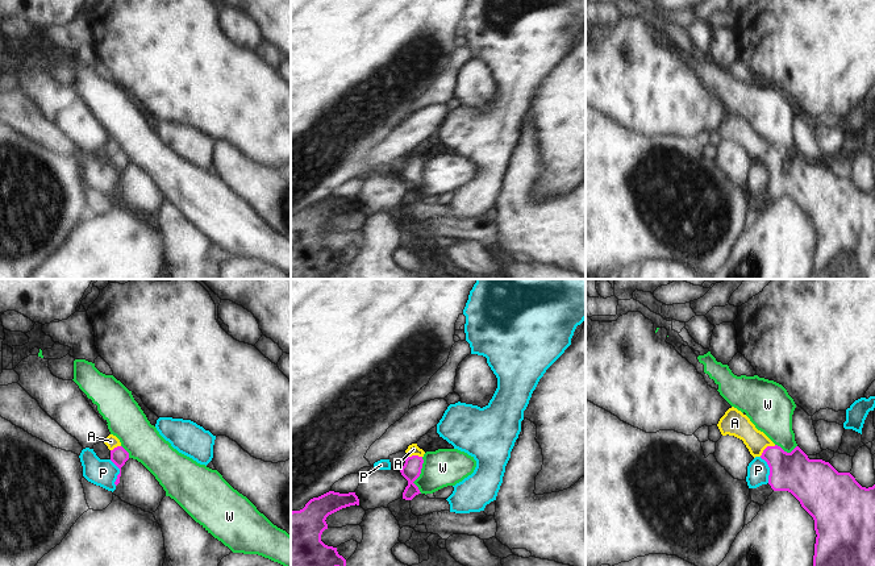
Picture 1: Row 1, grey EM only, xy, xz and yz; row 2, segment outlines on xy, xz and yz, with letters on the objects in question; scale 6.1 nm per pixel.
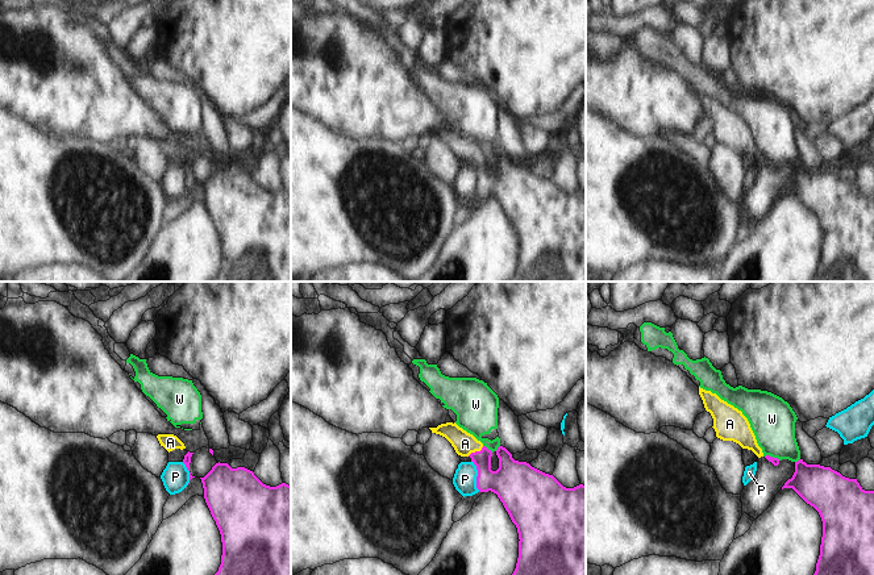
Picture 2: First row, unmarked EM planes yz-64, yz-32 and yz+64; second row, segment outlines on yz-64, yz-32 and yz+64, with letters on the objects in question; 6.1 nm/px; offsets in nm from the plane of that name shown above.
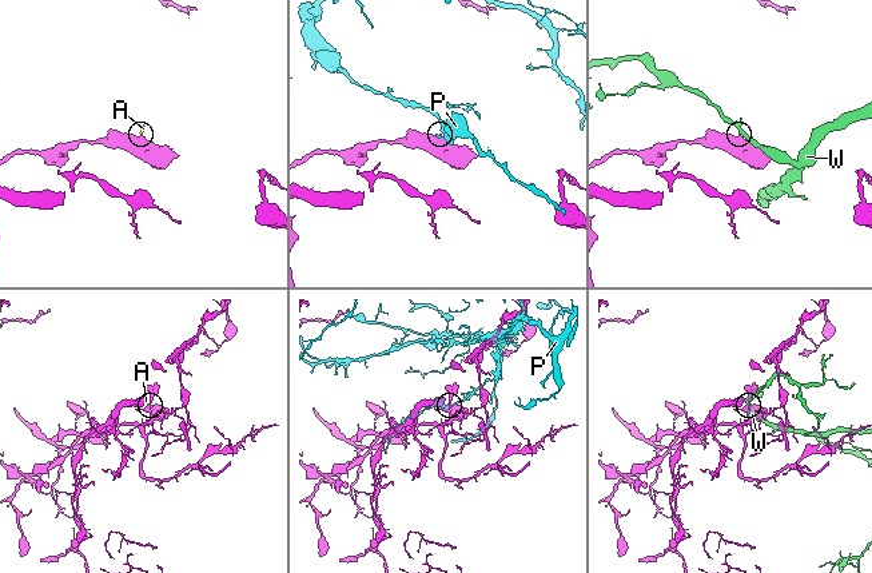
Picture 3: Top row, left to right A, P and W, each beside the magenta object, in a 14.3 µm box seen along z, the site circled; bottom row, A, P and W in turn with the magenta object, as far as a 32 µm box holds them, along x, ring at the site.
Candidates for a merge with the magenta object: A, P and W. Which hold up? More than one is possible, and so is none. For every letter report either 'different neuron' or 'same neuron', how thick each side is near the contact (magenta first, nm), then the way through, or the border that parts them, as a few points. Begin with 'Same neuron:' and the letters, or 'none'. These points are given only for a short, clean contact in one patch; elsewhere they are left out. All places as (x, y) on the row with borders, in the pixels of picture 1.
Same neuron: A
A: same neuron; calibres 240 and 160 nm; way yz (794, 471), (790, 471), (766, 448), (759, 445), (734, 423)
P: different neuron; calibres 260 and 140 nm; border yz (759, 457), (769, 467), (769, 482)
W: different neuron; calibres 120 and 220 nm; border xz (423, 457), (421, 473), (413, 482), (420, 492)

